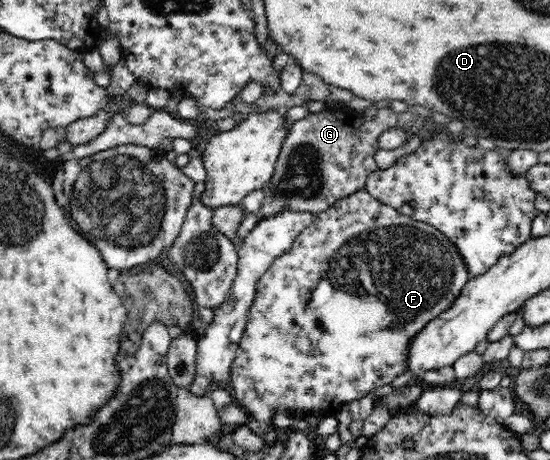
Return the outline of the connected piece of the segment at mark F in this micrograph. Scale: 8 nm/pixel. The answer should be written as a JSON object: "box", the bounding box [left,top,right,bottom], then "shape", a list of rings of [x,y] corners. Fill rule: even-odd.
{"box":[231,190,471,424],"shape":[[[366,190],[358,191],[355,194],[351,194],[350,197],[343,198],[341,201],[335,202],[327,210],[323,210],[322,213],[314,214],[313,224],[307,226],[306,229],[303,229],[299,236],[295,239],[293,246],[282,255],[279,255],[275,260],[269,265],[269,269],[263,274],[262,278],[257,282],[256,286],[256,298],[251,306],[247,324],[245,326],[245,332],[243,332],[242,338],[238,345],[238,350],[236,356],[231,364],[231,388],[233,388],[232,398],[234,403],[239,405],[246,412],[249,411],[255,420],[258,422],[265,422],[271,424],[275,414],[278,411],[287,414],[295,415],[310,415],[319,418],[323,417],[334,417],[339,410],[347,405],[349,402],[361,400],[365,398],[369,392],[373,392],[379,386],[384,384],[391,384],[399,374],[405,374],[409,369],[409,358],[410,358],[410,343],[417,337],[417,334],[425,328],[426,324],[437,319],[437,316],[440,316],[442,313],[446,313],[448,309],[455,303],[457,298],[460,298],[460,293],[464,290],[466,283],[471,279],[469,272],[469,264],[462,257],[462,254],[459,253],[458,247],[455,246],[454,242],[451,242],[450,238],[447,238],[446,234],[443,234],[443,231],[437,230],[434,226],[431,226],[431,223],[415,221],[411,217],[403,214],[402,211],[398,211],[395,207],[387,205],[387,203],[382,203],[374,197],[374,195],[369,194]]]}

